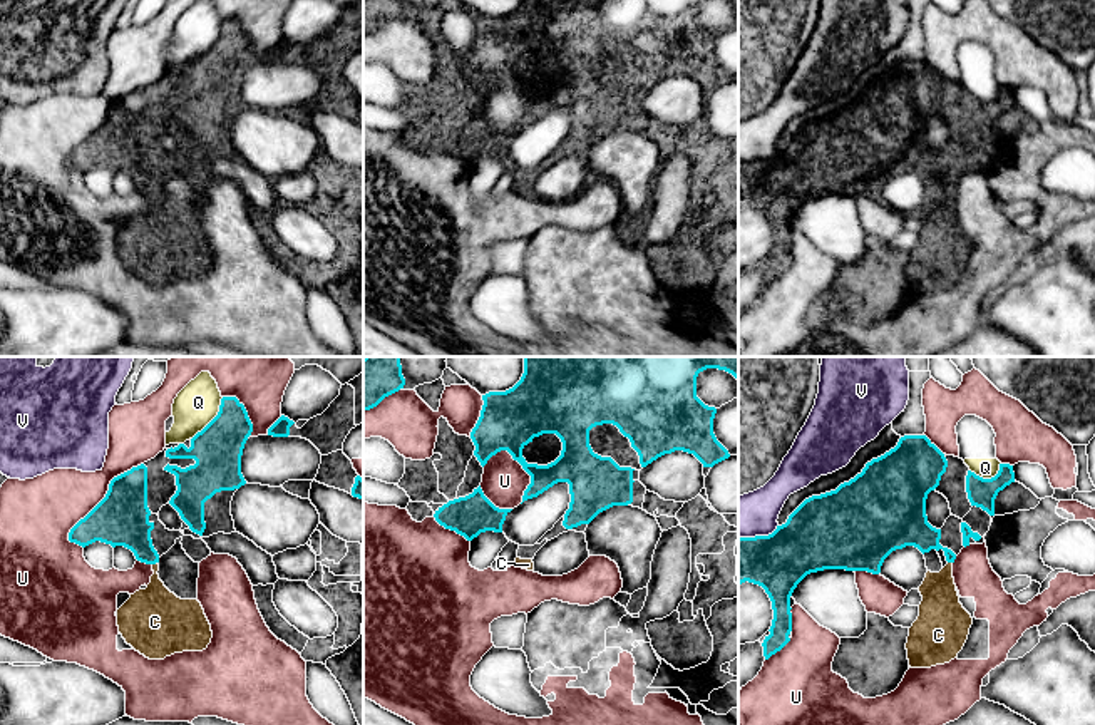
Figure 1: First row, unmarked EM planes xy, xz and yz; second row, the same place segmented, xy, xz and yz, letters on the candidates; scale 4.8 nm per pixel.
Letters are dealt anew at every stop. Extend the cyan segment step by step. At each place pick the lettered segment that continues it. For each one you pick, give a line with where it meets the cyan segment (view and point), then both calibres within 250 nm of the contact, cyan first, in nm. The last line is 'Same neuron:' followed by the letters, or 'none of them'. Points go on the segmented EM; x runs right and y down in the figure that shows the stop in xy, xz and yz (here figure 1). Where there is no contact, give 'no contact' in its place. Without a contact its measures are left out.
C: meets cyan in xy at (154, 563); 240 nm thick on the cyan side, 280 nm on the other
Same neuron: C

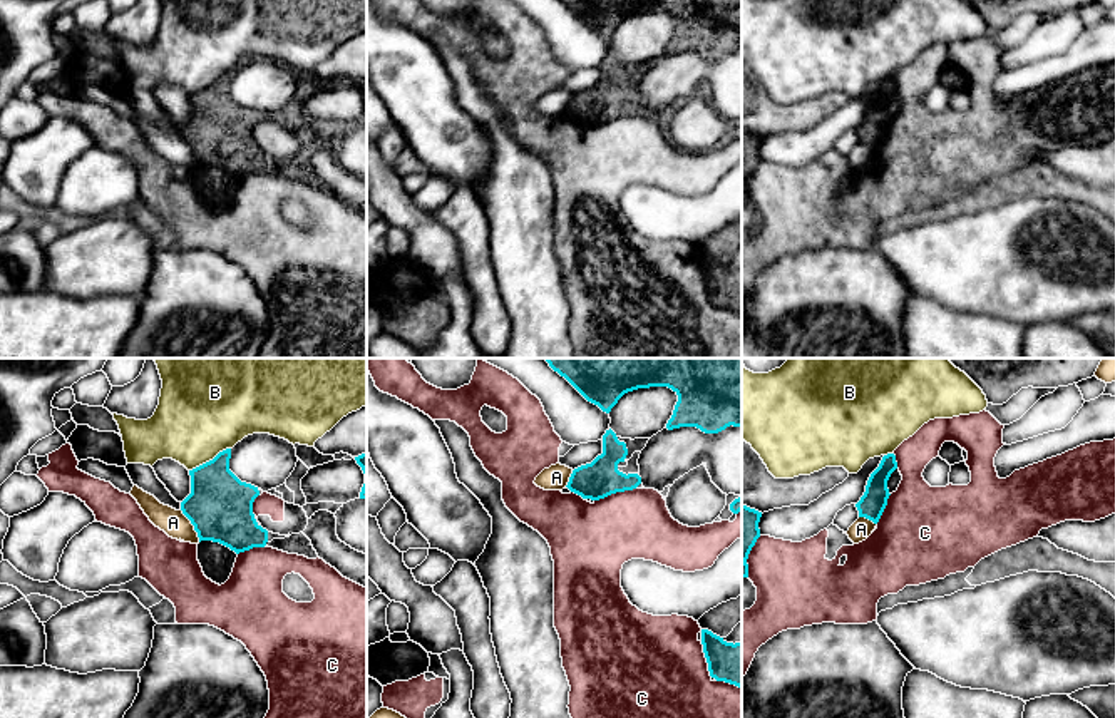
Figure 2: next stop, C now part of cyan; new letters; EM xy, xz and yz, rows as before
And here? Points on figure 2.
Same neuron: none of them

